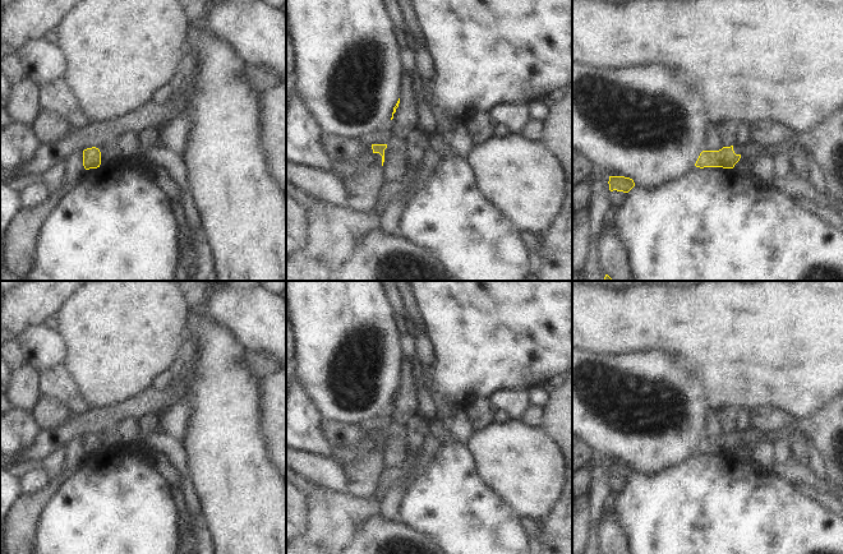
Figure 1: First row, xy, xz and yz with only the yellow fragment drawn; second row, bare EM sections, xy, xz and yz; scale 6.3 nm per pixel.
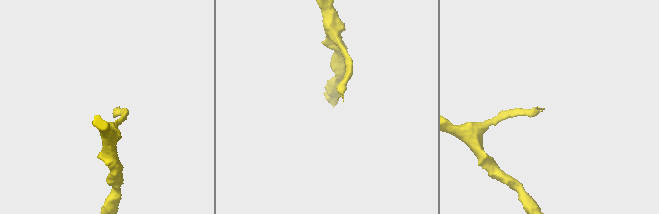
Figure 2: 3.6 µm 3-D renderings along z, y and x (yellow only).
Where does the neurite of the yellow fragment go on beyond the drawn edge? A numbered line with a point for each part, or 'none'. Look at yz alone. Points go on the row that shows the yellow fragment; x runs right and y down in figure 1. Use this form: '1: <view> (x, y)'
none

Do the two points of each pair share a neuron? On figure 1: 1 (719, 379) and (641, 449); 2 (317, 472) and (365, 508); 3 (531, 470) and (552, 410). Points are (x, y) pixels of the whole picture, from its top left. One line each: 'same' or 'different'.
1: different
2: different
3: different

